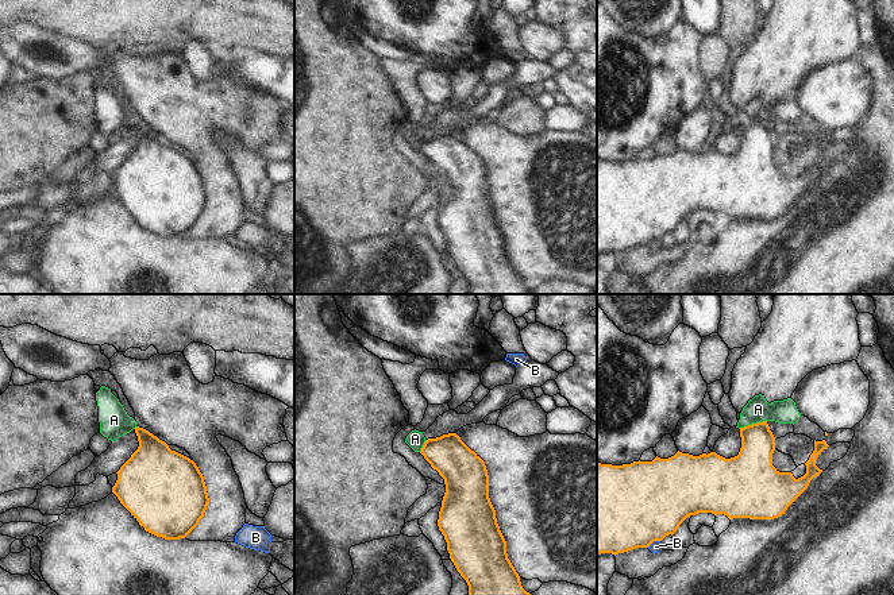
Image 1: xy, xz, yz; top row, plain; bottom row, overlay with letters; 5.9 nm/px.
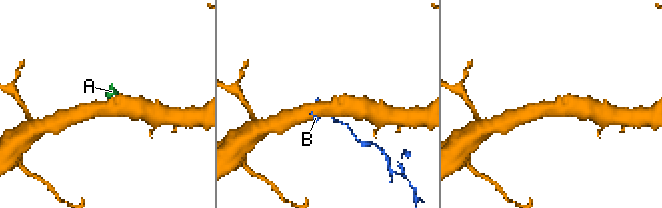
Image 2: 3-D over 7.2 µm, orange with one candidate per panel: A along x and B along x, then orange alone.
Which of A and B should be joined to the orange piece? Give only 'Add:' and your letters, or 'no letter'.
Add: A

